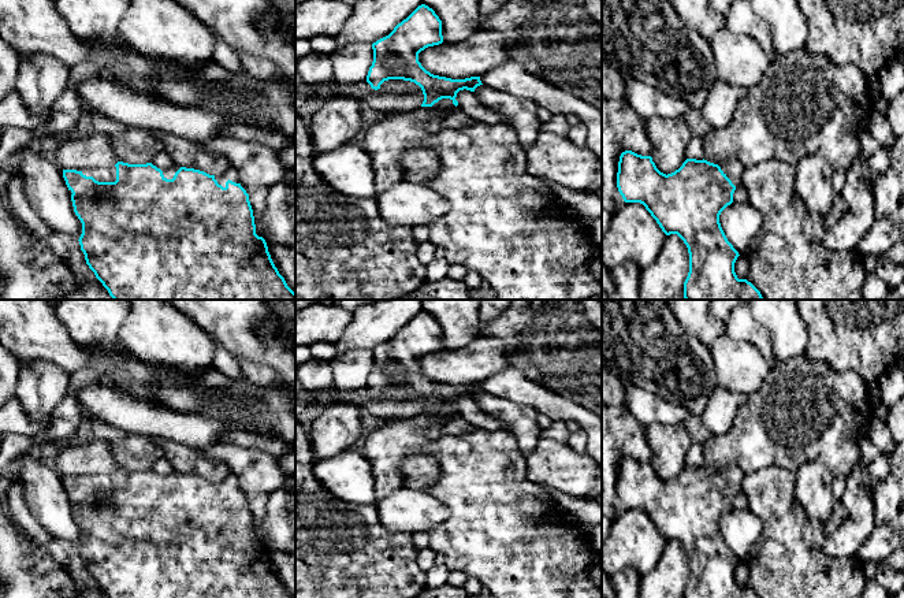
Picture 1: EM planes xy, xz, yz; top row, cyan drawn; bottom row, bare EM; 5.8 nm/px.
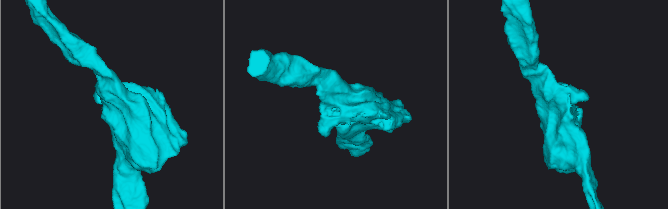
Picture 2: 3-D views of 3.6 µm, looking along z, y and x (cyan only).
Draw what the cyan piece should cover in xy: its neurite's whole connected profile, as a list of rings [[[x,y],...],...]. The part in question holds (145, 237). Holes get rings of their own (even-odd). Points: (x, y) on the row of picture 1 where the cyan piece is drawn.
[[[118,161],[109,168],[63,170],[63,178],[72,193],[74,212],[82,223],[82,234],[78,241],[86,264],[114,300],[295,300],[295,293],[287,286],[284,278],[275,267],[265,239],[256,234],[249,194],[241,186],[238,172],[234,168],[230,167],[220,175],[209,175],[204,171],[176,164],[160,170],[152,163],[129,164]]]

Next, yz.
[[[632,151],[620,156],[617,187],[624,201],[643,204],[666,235],[677,234],[688,248],[685,300],[763,300],[751,282],[737,278],[734,263],[740,255],[719,223],[721,212],[733,203],[733,193],[741,185],[743,171],[739,160],[718,166],[704,159],[687,159],[678,170],[666,175],[656,168],[651,156]]]

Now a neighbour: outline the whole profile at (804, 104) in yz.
[[[800,48],[774,56],[762,79],[737,103],[730,123],[722,129],[713,129],[703,137],[704,160],[718,166],[739,160],[744,168],[777,160],[795,168],[804,156],[821,155],[833,170],[848,171],[860,153],[859,135],[871,109],[867,77],[858,66],[840,66],[822,55],[812,55],[806,48]]]

